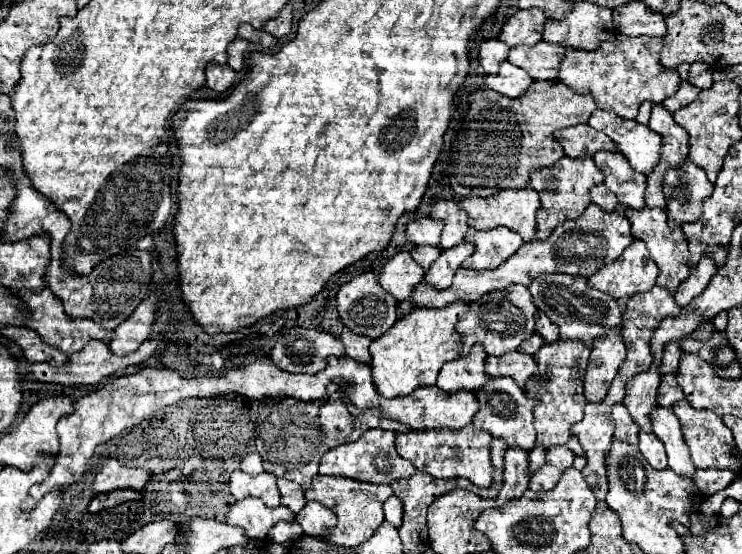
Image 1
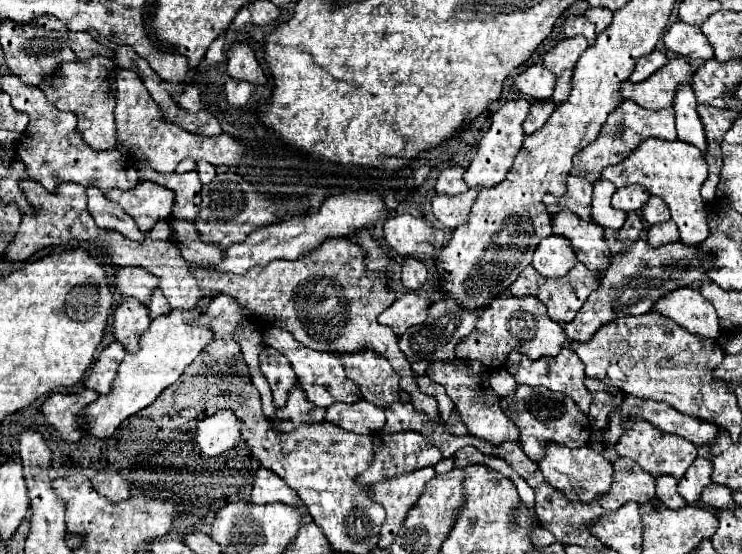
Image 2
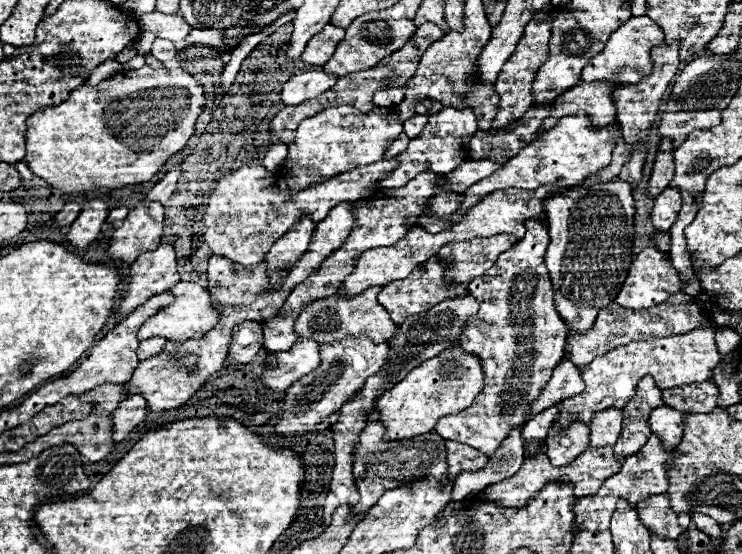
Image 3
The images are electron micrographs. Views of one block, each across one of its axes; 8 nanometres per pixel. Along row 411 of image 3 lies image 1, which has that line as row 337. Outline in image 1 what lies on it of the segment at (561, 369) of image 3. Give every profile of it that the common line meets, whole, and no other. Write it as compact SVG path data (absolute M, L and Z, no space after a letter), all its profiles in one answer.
M532 334L528 340L524 340L524 344L520 344L520 350L528 352L528 354L536 354L542 346L544 346L544 338Z

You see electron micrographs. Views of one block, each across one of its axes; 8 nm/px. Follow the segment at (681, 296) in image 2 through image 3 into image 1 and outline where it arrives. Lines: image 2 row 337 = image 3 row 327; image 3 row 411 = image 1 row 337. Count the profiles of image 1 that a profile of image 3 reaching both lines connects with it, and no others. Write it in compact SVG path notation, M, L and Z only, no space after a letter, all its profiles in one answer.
M566 274L538 276L530 284L530 294L534 298L536 308L542 310L554 324L560 326L562 340L576 340L592 348L592 340L596 340L596 336L604 336L608 328L620 328L622 332L622 312L618 308L618 302L596 288L588 288L586 278L582 276L566 276Z

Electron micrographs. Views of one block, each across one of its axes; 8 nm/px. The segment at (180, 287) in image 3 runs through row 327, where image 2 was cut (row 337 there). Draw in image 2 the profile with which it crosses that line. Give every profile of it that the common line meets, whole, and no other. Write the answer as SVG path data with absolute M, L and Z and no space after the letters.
M204 296L192 310L172 310L168 316L158 316L152 320L150 328L140 338L140 350L136 354L126 354L126 358L120 362L118 376L112 382L112 392L108 396L100 396L96 402L84 408L82 420L88 434L96 438L112 436L122 420L152 404L164 388L172 386L180 378L184 368L212 342L212 328L200 326L200 316L208 310L212 300L214 296Z

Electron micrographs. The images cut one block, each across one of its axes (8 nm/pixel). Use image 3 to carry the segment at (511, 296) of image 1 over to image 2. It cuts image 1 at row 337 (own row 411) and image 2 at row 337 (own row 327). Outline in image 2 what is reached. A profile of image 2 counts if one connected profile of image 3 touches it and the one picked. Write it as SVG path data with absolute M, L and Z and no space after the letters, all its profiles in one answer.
M510 296L510 298L496 298L484 314L480 316L474 332L460 340L456 346L456 358L460 360L478 360L488 368L500 368L508 358L508 352L518 350L530 358L542 356L556 356L566 342L566 334L562 324L550 320L544 304L534 296Z

